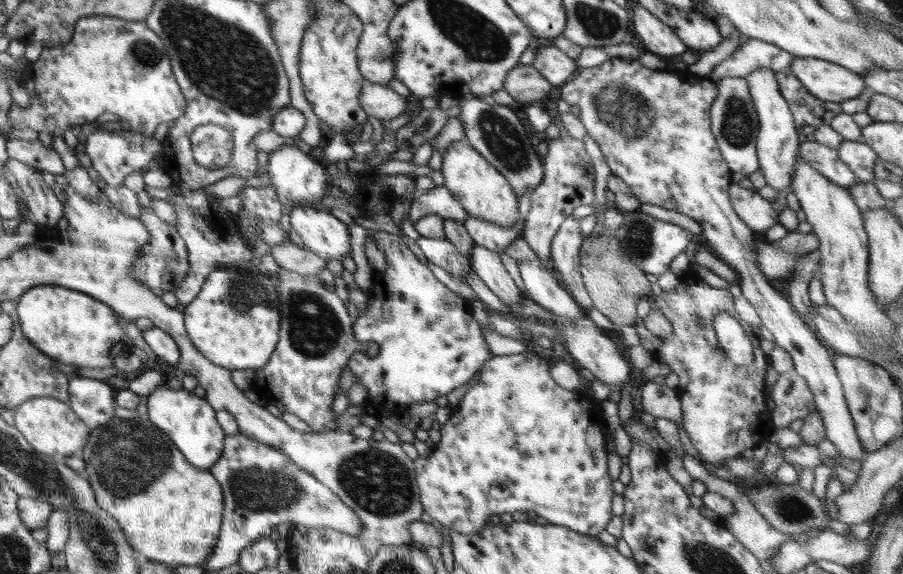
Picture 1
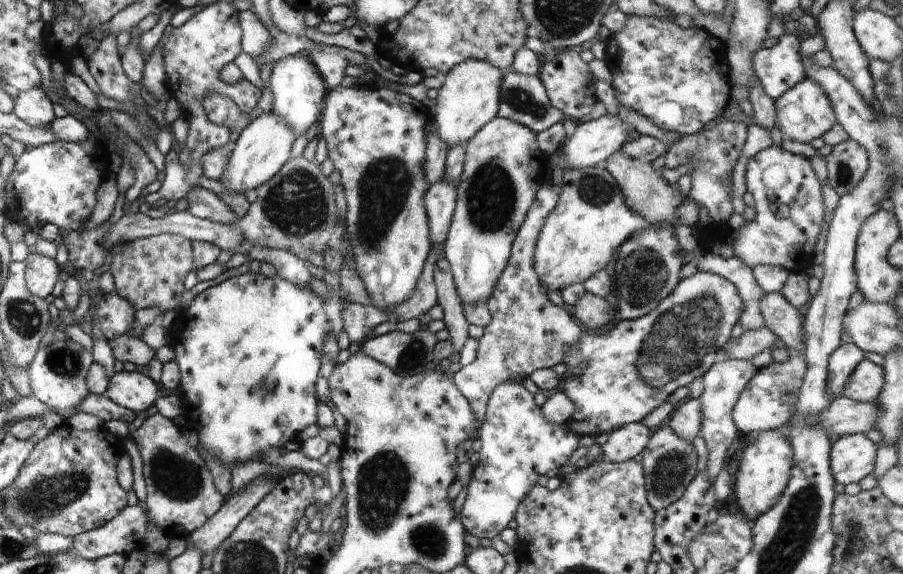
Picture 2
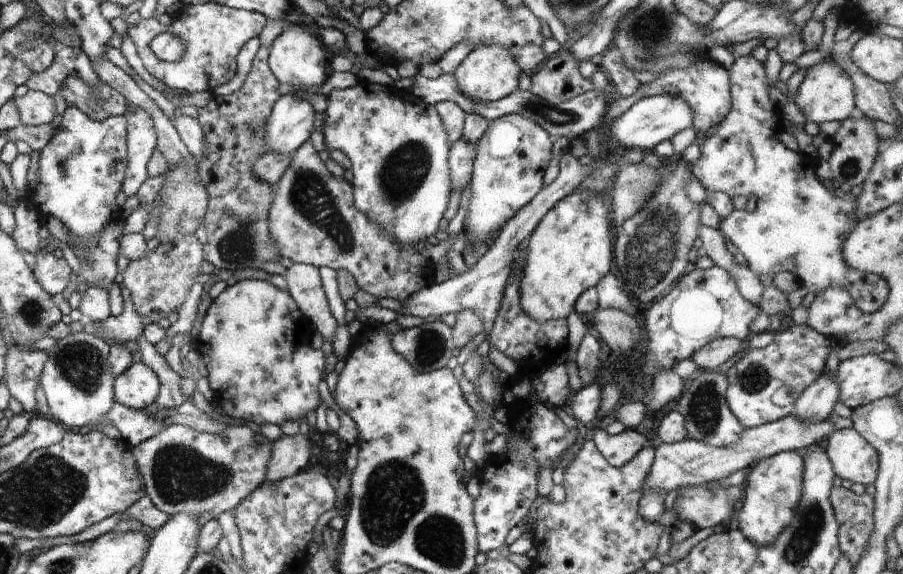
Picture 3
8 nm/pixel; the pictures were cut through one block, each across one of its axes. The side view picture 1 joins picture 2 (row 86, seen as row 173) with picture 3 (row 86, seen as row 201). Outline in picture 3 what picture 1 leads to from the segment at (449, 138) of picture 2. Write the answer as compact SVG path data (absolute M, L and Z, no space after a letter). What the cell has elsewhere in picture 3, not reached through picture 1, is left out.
M479 45L464 58L463 62L460 62L453 76L457 81L458 89L468 99L494 103L519 88L521 72L522 70L505 49L497 45Z

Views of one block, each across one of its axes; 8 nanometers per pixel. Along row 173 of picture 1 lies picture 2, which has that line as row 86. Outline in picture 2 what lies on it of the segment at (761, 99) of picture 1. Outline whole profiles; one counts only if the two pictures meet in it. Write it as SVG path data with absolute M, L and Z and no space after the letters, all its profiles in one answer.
M784 34L771 48L758 48L752 56L755 76L772 100L780 98L806 77L798 51L803 38Z

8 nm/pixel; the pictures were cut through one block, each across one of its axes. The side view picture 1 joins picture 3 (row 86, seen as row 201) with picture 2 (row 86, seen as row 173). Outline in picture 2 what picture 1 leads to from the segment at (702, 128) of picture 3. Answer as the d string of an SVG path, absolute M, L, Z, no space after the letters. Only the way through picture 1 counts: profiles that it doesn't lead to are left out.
M627 15L620 32L612 33L605 44L604 61L612 74L616 100L622 106L634 108L638 114L642 114L662 130L679 135L696 134L708 122L718 118L732 101L726 42L718 40L716 36L696 25L683 29L668 16L644 18Z

